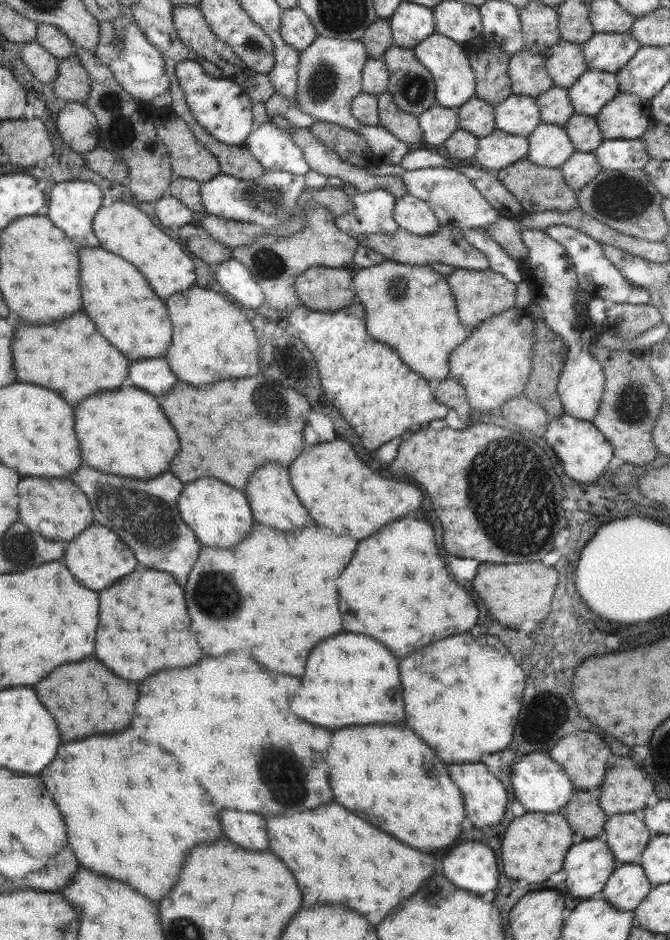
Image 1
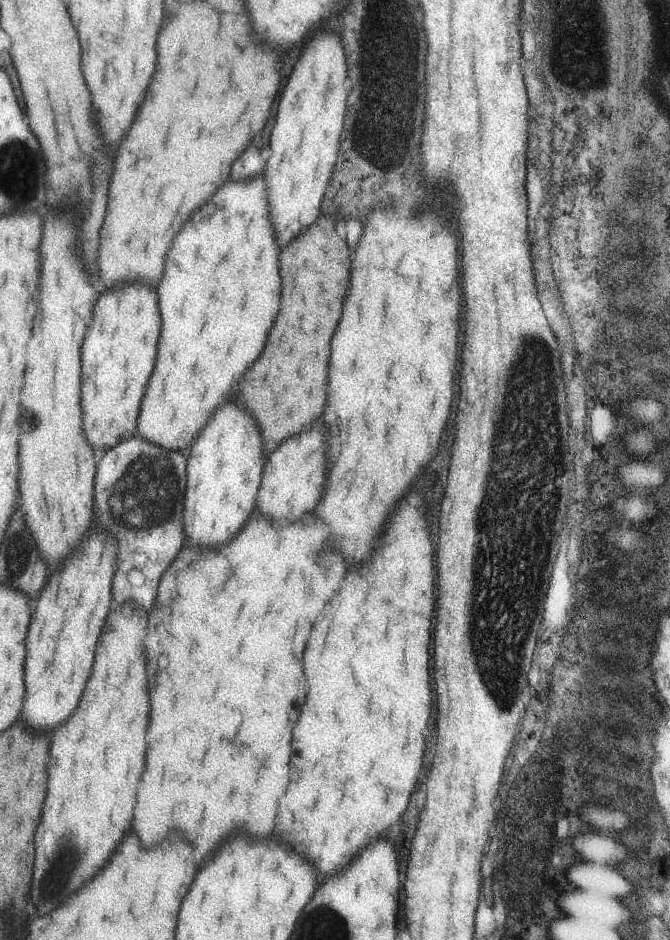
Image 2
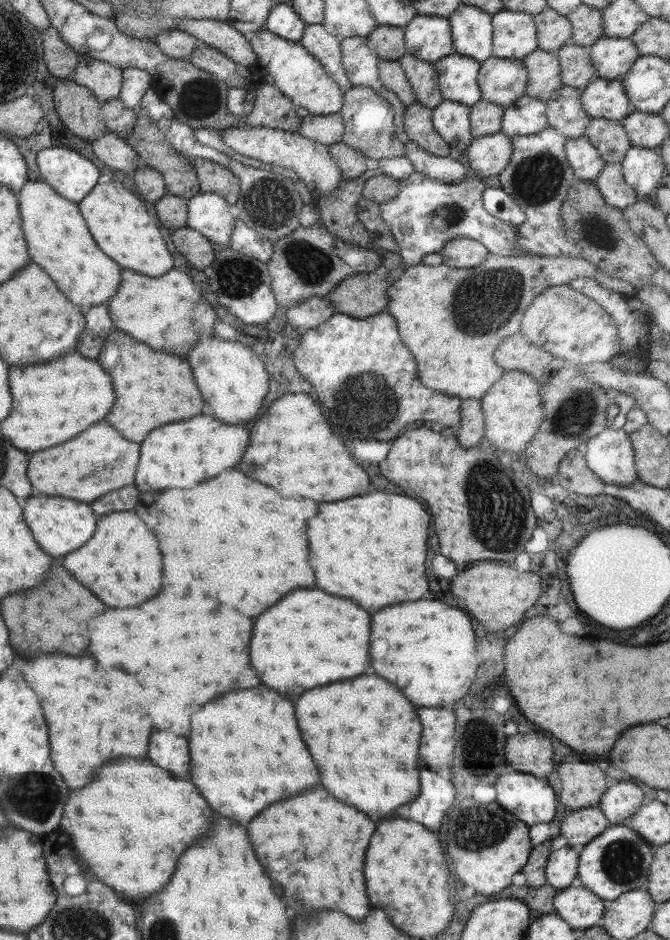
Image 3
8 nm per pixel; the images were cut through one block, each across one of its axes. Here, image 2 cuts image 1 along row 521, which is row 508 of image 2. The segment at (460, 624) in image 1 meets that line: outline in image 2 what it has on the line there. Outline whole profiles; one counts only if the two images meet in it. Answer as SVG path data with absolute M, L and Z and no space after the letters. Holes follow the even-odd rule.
M417 488L411 492L397 510L391 512L389 524L385 528L385 534L379 540L377 552L373 552L371 560L355 570L349 570L347 576L341 580L341 588L331 598L329 608L325 614L319 616L317 624L311 630L311 636L307 640L307 648L303 652L303 672L307 680L307 696L301 706L297 724L293 728L293 740L291 740L291 762L289 762L289 786L285 788L283 796L277 804L277 816L275 816L275 828L273 836L281 842L285 842L293 852L303 856L309 864L313 864L315 872L321 878L331 878L341 868L347 868L349 862L363 852L367 846L371 846L375 840L379 840L387 828L397 822L397 818L405 812L409 796L413 792L413 784L417 782L417 774L421 770L421 756L423 756L423 728L429 722L431 714L431 688L429 688L429 628L431 628L431 610L433 610L433 564L431 564L431 542L429 534L423 522L423 514L417 510L421 504L421 490Z

